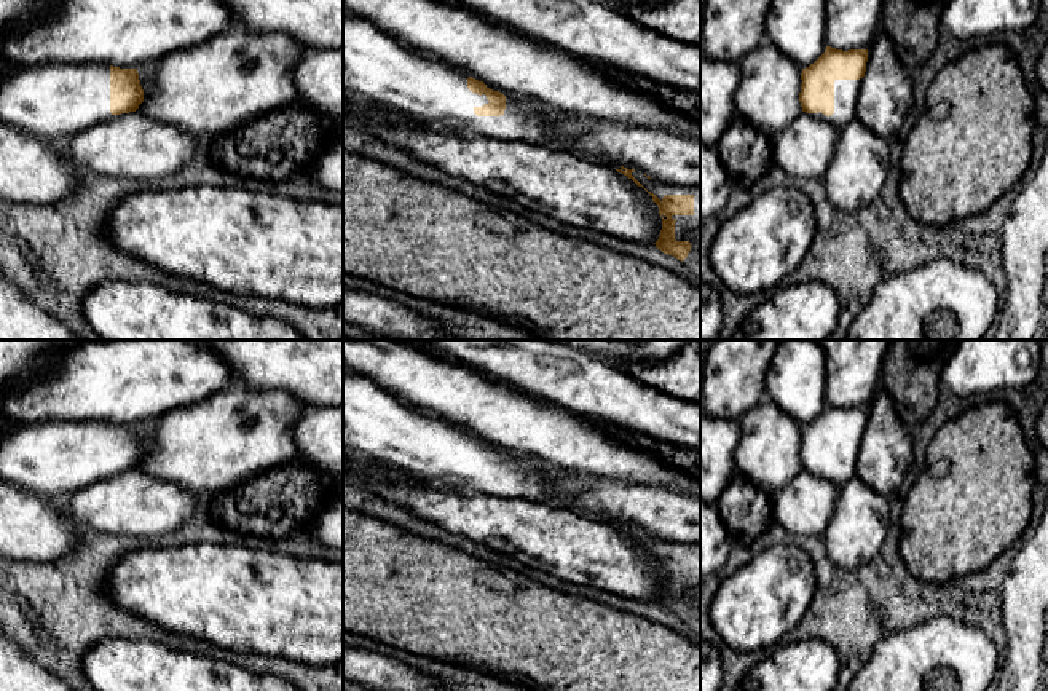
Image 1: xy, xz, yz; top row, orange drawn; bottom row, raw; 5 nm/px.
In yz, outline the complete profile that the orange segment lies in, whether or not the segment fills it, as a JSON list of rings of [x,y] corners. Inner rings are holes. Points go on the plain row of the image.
[[[826,404],[825,410],[801,431],[799,460],[802,469],[842,487],[858,472],[860,442],[866,429],[868,407],[836,407]]]

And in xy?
[[[38,421],[0,434],[0,479],[54,501],[136,469],[142,460],[137,426]]]

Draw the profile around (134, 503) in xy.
[[[129,469],[80,488],[57,504],[86,530],[144,538],[175,531],[206,499],[171,480]]]

